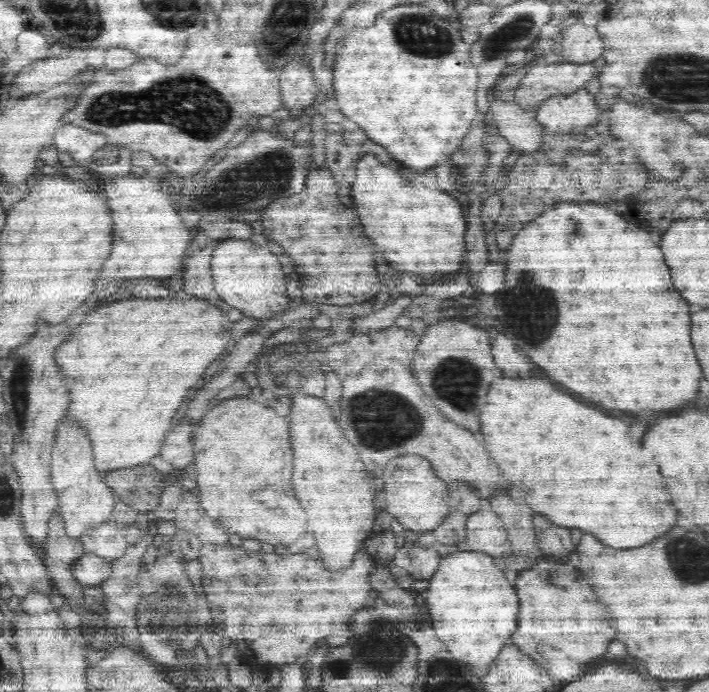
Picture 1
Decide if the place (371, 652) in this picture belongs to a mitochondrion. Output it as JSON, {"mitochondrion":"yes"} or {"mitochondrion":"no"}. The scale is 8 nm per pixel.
{"mitochondrion":"yes"}

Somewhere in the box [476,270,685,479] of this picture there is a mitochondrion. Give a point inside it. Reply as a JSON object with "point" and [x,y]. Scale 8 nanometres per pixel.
{"point":[531,313]}

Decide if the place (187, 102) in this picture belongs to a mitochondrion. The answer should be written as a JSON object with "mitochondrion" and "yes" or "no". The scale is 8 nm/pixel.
{"mitochondrion":"yes"}

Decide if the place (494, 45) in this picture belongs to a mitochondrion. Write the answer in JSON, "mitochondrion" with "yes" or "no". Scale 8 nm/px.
{"mitochondrion":"yes"}

